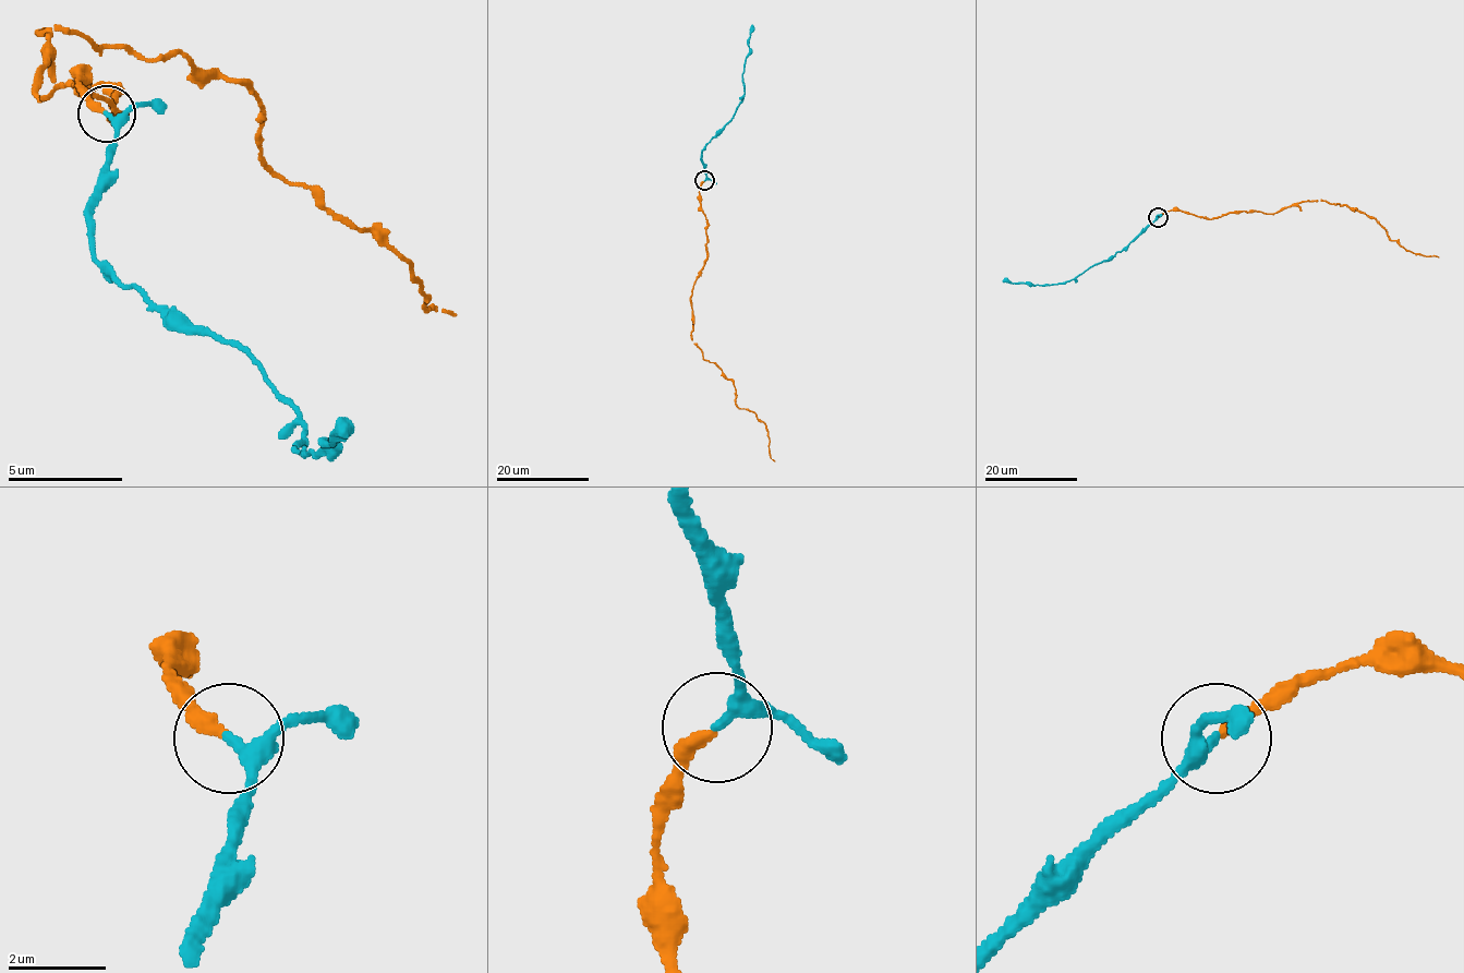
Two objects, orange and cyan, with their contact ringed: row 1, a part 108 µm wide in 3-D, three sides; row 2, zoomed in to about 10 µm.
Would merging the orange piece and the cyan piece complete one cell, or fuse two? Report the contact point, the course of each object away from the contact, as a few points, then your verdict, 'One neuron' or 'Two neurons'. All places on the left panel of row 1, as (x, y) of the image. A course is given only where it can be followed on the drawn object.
Place: (106, 113). Course of orange: (105, 115), (82, 81), (122, 115), (116, 92), (41, 98), (41, 35), (242, 81), (259, 155), (455, 316). Course of cyan: (105, 115), (116, 149), (93, 207), (93, 253), (156, 310), (247, 356), (305, 425), (300, 454), (346, 425). One neuron

